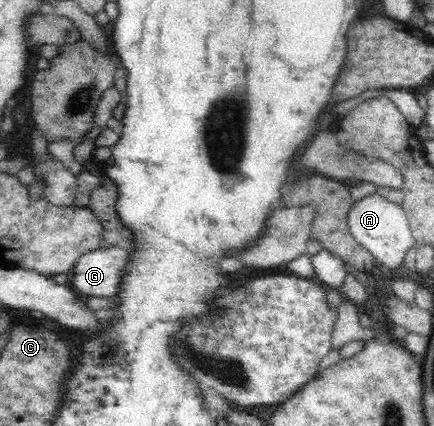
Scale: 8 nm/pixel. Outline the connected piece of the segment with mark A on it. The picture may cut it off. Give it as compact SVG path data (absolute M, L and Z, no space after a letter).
M375 192L355 202L348 211L347 225L355 241L387 269L397 269L404 265L407 250L416 247L412 229L409 227L409 218L402 206L403 204L389 202Z

